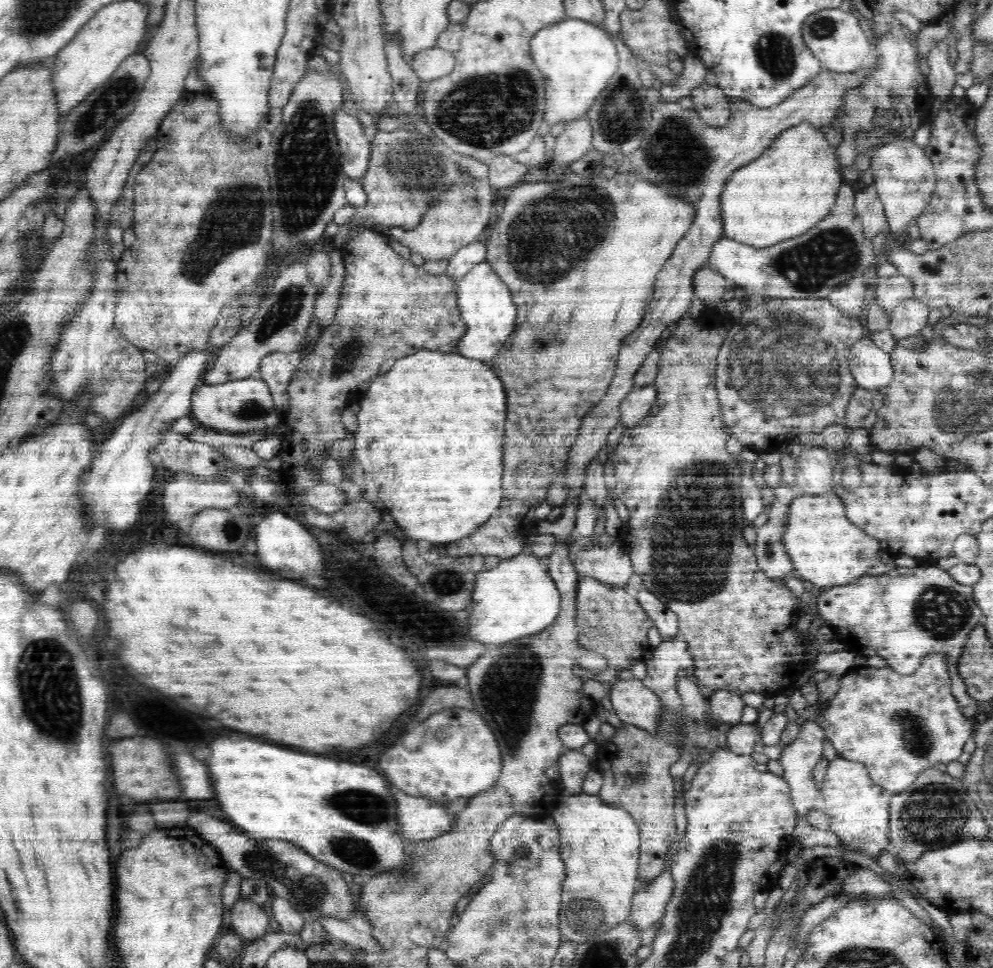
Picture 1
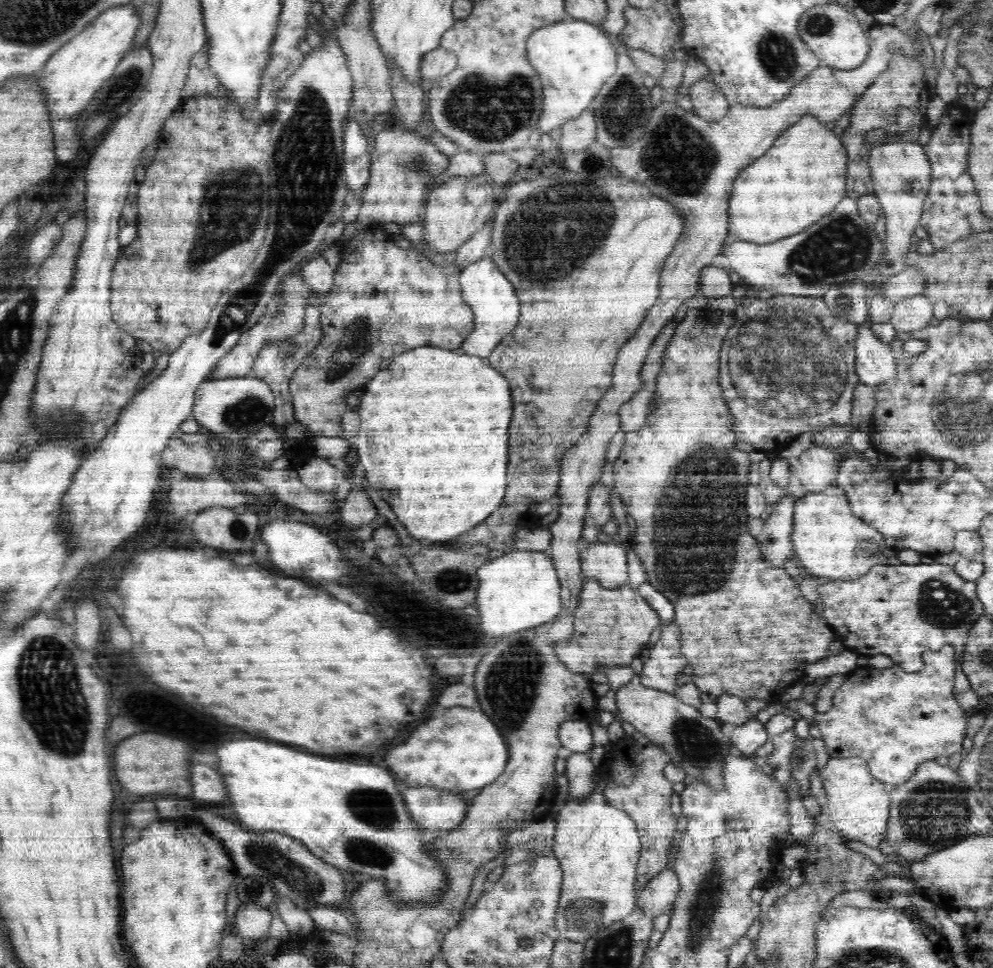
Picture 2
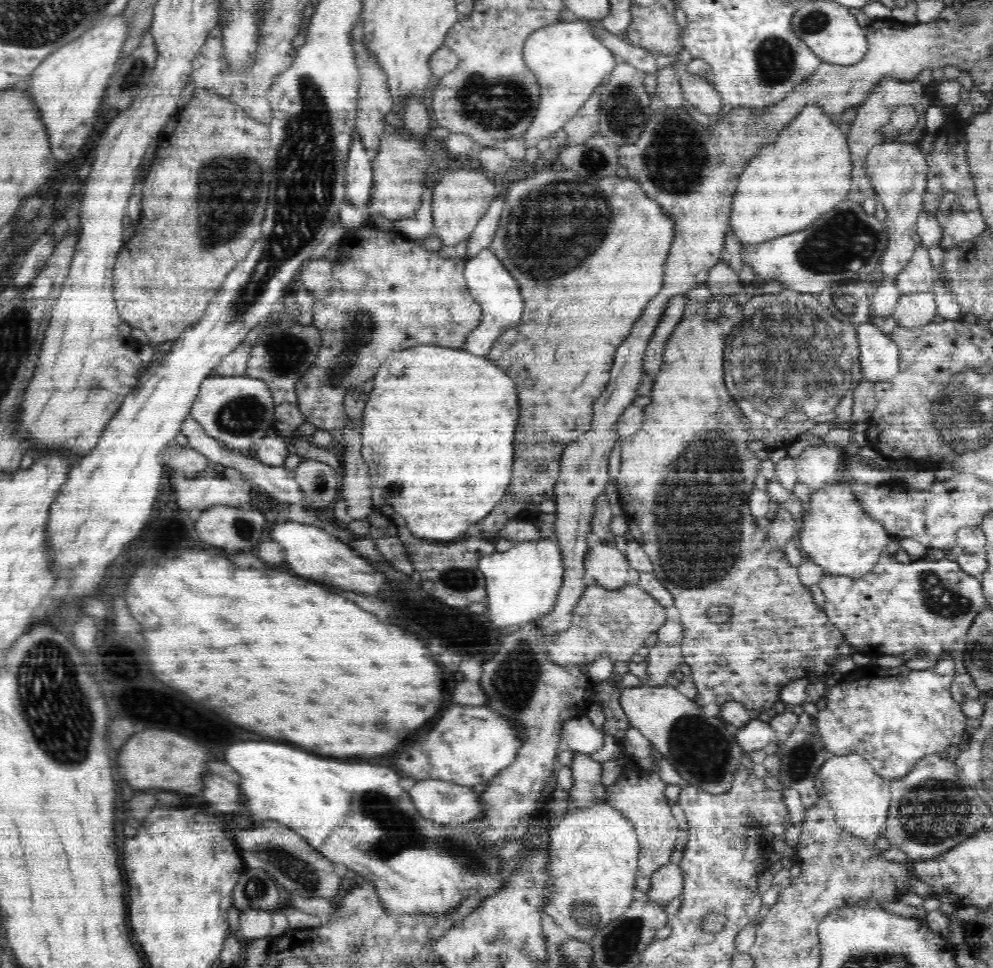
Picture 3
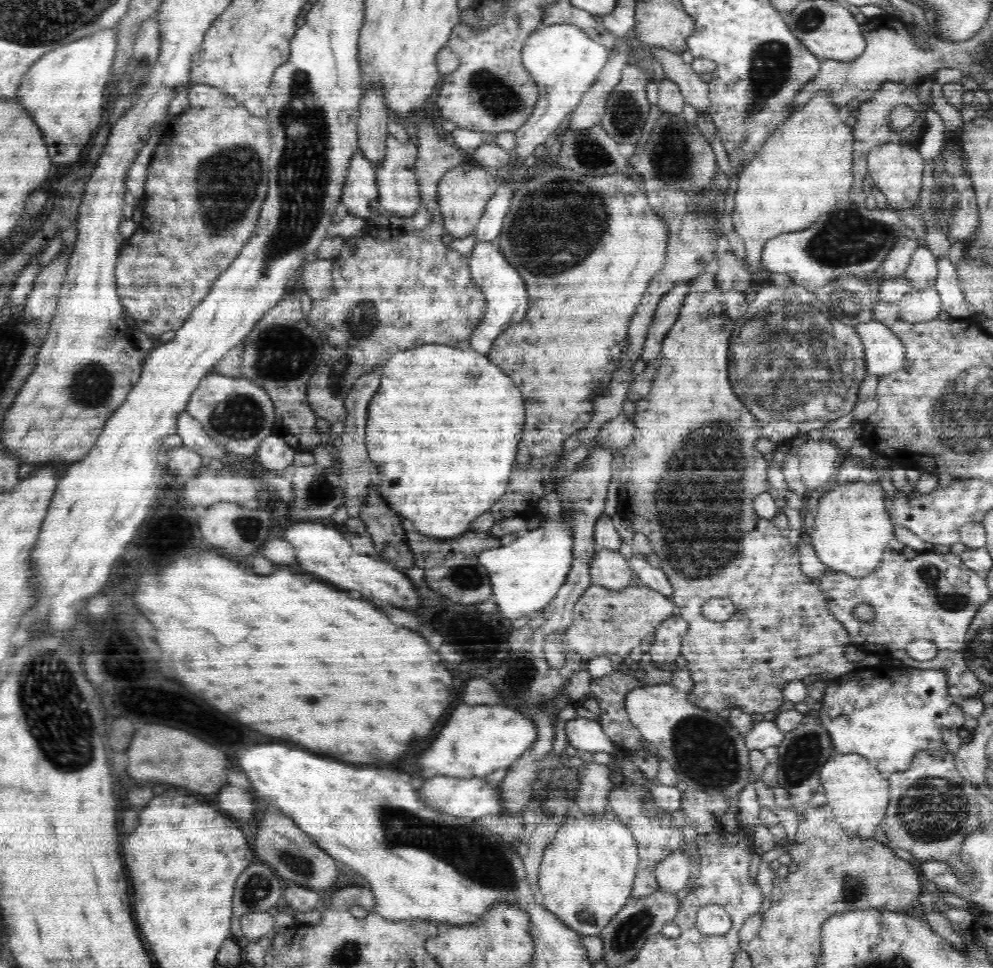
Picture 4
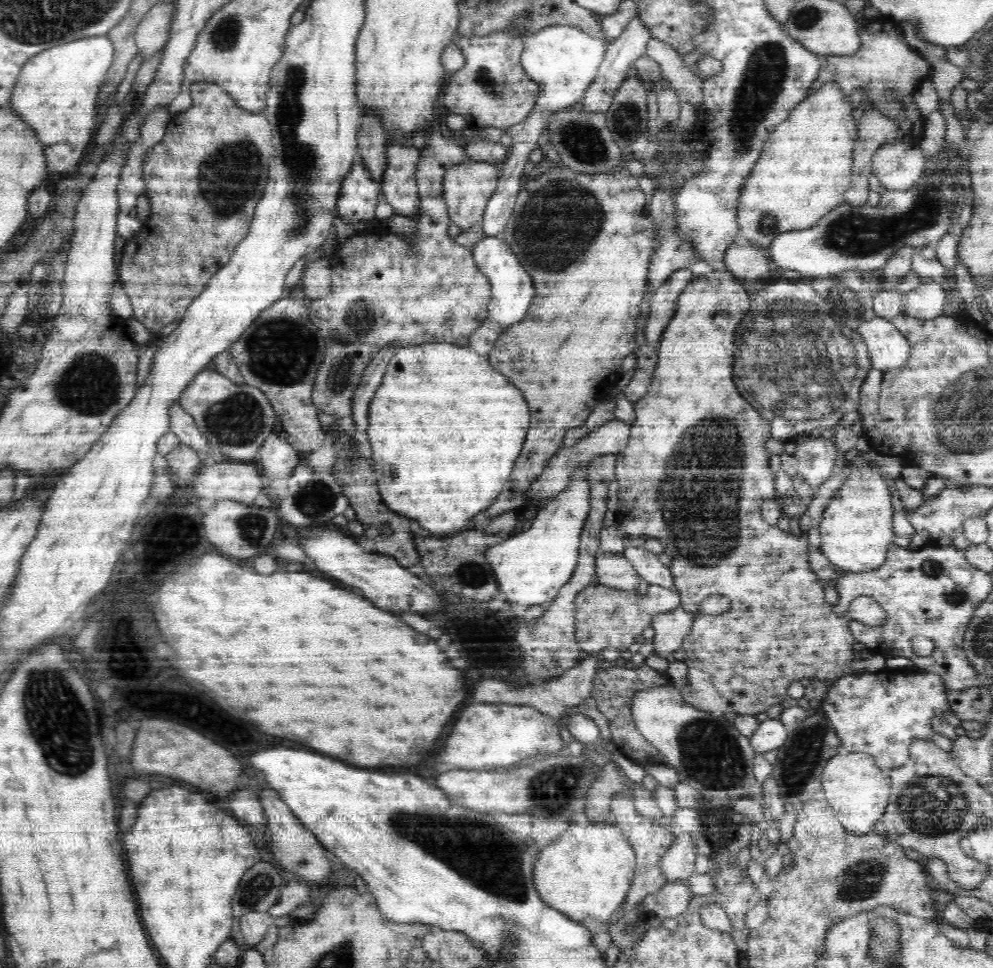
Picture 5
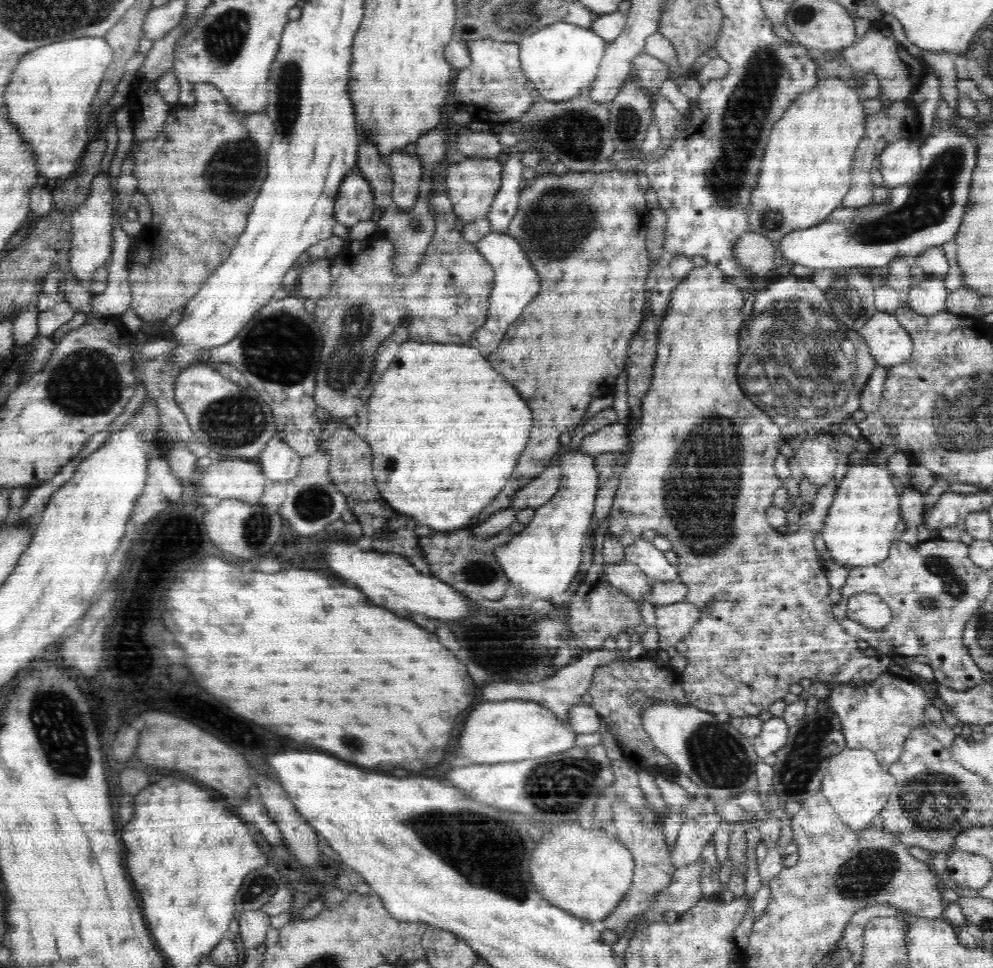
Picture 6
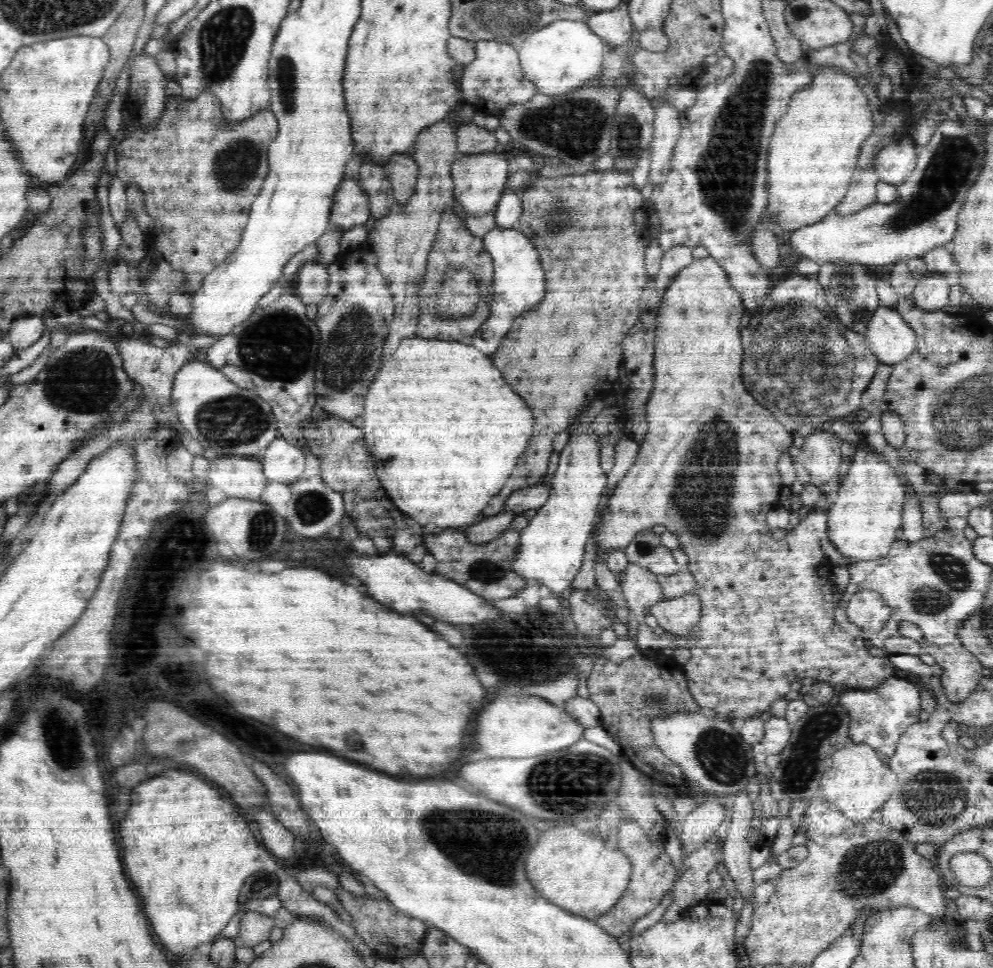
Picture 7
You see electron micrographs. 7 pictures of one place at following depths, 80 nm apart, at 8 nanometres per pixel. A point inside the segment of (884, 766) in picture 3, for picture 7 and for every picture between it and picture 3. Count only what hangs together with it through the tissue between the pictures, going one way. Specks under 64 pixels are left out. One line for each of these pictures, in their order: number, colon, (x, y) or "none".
4: (886, 713)
5: (881, 714)
6: (879, 716)
7: (878, 717)

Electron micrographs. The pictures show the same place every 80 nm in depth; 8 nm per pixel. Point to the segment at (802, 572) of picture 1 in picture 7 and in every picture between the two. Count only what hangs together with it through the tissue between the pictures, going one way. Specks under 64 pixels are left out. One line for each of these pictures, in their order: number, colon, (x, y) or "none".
2: (829, 542)
3: (837, 535)
4: (851, 531)
5: (855, 528)
6: (860, 527)
7: (866, 510)

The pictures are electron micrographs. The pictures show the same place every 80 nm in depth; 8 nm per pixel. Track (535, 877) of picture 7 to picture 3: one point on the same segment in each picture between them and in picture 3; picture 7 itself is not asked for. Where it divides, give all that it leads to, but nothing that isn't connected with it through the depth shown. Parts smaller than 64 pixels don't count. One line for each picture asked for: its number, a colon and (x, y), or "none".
3: (602, 845)
4: (587, 874)
5: (585, 873)
6: (587, 872)

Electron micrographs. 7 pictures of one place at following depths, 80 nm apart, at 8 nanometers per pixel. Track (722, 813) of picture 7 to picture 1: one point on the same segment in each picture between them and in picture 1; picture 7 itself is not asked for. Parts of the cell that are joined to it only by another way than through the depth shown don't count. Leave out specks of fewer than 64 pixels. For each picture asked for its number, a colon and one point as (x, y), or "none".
1: (648, 907)
2: (658, 896)
3: (667, 883)
4: (675, 872)
5: (678, 864)
6: (695, 834)

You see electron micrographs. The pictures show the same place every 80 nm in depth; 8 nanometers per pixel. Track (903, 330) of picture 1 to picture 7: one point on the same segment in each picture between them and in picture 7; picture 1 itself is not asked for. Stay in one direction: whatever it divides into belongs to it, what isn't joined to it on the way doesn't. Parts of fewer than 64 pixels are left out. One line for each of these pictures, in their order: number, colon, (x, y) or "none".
2: (914, 313)
3: (917, 309)
4: (916, 306)
5: (928, 301)
6: (929, 297)
7: (931, 292)

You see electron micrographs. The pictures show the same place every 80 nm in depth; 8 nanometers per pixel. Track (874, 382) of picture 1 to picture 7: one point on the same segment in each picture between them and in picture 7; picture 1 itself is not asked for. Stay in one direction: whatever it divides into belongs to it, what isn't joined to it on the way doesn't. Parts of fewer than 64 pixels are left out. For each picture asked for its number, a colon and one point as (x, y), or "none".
2: (875, 365)
3: (879, 356)
4: (884, 353)
5: (888, 349)
6: (889, 344)
7: (888, 336)

